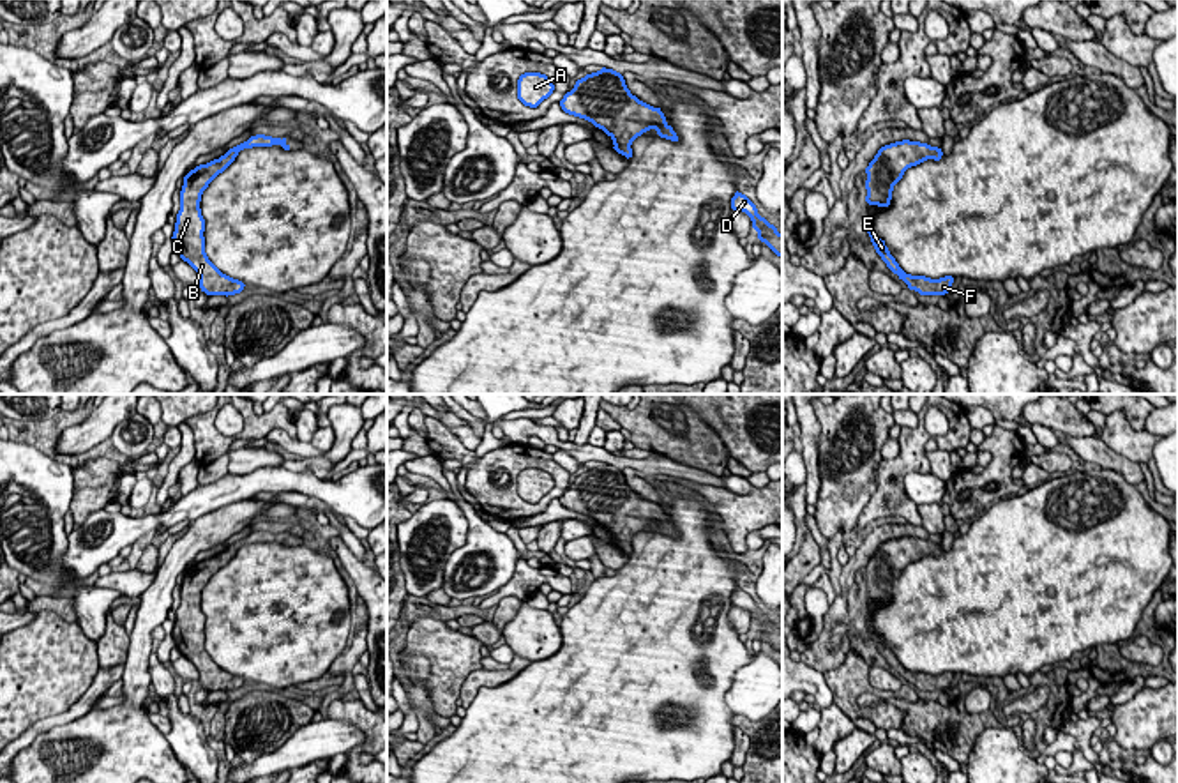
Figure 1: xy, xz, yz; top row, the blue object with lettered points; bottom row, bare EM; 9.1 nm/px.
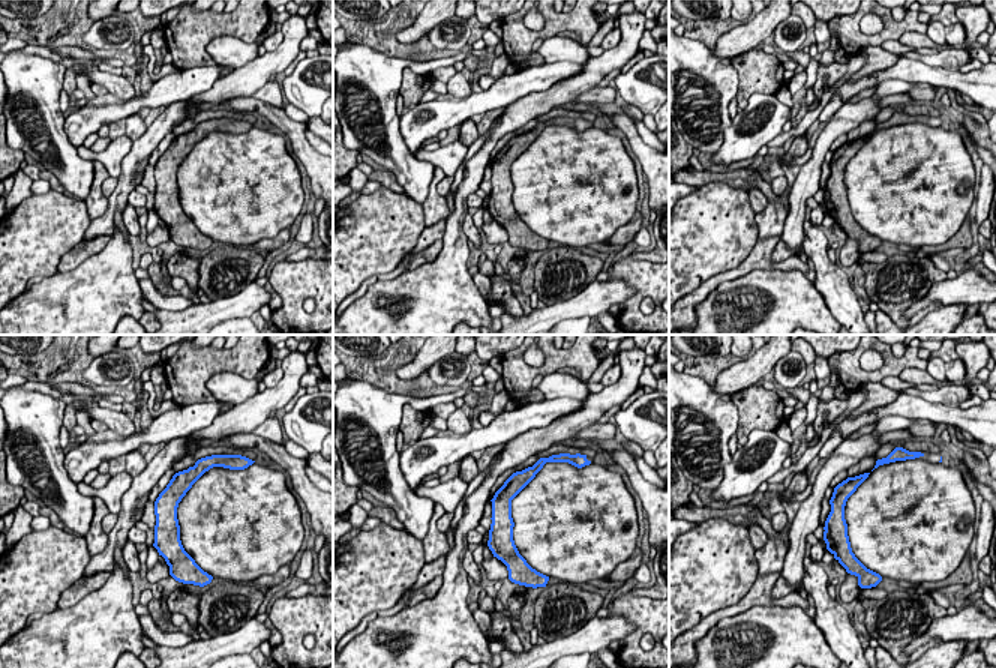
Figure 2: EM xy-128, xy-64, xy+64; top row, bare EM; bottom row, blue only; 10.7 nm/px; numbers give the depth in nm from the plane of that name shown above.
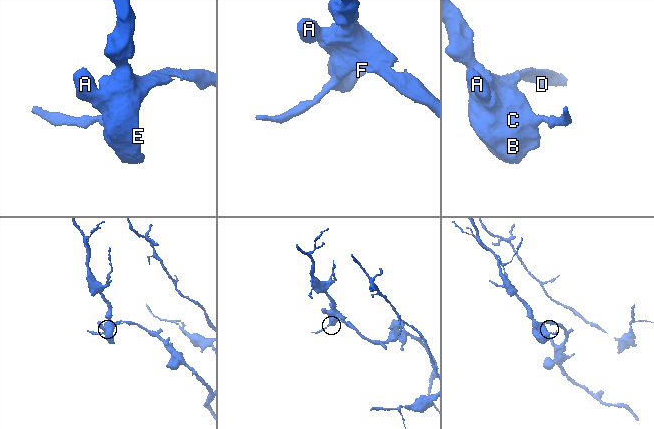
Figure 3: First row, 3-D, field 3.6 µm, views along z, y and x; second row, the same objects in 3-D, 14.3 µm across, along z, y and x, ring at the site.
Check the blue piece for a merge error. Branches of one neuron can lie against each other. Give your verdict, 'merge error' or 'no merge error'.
no merge error

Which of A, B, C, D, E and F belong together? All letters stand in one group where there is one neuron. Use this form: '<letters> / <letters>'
A B C D E F

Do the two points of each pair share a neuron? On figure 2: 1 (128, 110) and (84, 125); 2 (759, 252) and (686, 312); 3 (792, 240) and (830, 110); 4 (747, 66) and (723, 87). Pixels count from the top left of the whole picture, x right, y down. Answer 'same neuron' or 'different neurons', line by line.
1: same neuron
2: same neuron
3: different neurons
4: different neurons

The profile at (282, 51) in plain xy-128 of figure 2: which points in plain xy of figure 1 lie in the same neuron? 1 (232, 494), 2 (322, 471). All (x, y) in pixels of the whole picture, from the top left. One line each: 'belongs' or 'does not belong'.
1: does not belong
2: does not belong

